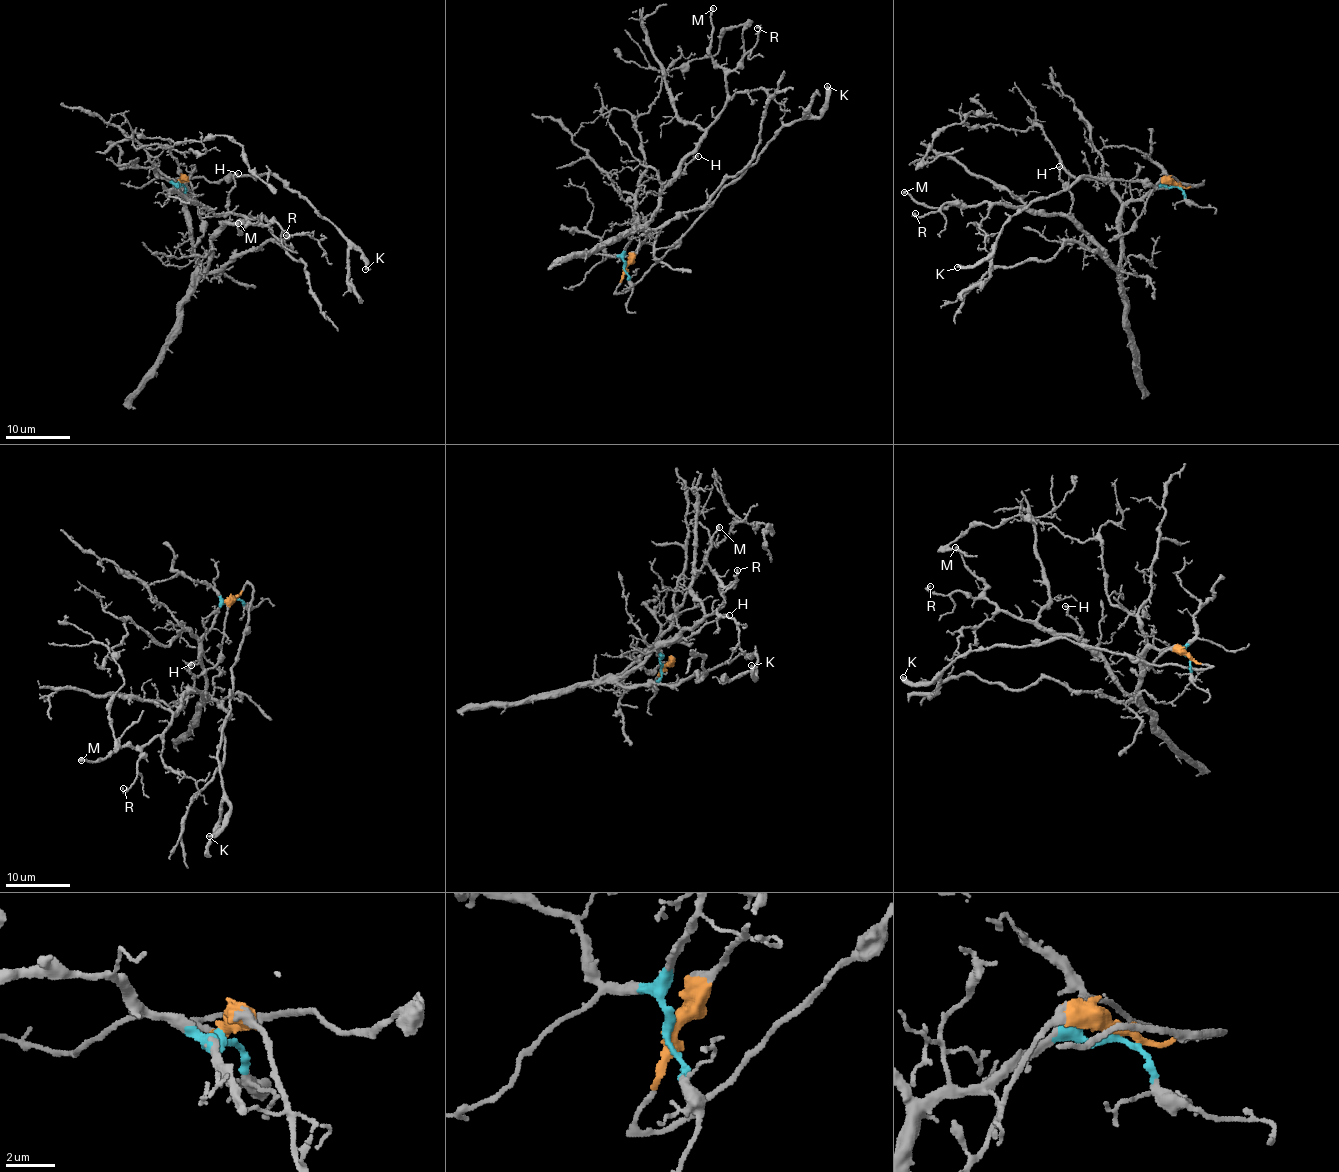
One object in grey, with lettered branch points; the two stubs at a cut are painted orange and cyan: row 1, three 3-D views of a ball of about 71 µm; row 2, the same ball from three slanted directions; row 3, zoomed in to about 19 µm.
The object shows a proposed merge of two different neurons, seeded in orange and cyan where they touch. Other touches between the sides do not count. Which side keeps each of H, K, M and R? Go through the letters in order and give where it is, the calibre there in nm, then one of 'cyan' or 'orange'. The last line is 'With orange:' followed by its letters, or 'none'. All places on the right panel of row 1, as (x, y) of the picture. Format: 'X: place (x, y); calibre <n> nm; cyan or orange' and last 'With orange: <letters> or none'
H: place (1059, 166); calibre 220 nm; cyan
K: place (957, 267); calibre 360 nm; orange
M: place (904, 192); calibre 360 nm; cyan
R: place (915, 213); calibre 240 nm; cyan
With orange: K

